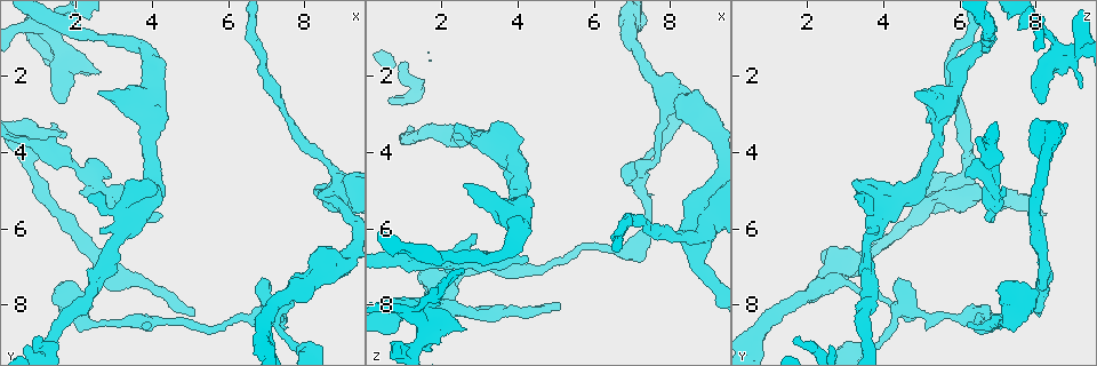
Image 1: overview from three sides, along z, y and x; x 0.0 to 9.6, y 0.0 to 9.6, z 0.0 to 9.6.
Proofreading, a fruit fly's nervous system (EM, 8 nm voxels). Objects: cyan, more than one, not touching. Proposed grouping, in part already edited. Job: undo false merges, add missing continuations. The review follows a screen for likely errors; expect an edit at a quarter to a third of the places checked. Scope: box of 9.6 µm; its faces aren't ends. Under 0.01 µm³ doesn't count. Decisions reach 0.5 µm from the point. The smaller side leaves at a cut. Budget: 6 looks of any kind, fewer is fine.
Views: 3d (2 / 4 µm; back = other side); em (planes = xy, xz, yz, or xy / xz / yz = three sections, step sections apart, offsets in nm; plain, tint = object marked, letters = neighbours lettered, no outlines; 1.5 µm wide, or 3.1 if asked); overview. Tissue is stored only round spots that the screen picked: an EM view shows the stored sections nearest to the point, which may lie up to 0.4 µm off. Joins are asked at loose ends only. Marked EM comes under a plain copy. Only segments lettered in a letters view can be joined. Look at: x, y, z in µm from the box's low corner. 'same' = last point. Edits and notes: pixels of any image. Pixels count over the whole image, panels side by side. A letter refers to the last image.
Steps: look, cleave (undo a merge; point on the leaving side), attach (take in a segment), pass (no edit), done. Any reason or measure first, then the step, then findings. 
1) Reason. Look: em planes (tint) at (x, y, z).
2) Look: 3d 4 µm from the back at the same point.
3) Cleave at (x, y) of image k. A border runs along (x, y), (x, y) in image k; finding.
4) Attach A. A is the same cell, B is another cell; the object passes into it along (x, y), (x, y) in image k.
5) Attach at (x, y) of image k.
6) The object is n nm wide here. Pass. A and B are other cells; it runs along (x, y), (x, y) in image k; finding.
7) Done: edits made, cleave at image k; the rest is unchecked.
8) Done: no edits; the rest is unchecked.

Stops while still wide. Look: em xy step 4 (letters) at (1.55, 7.55, 7.05).

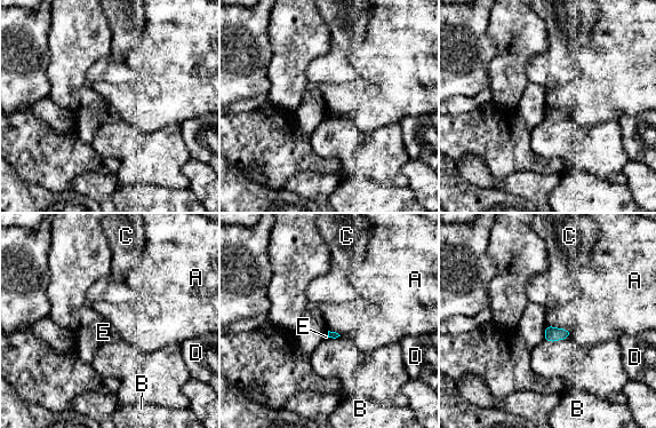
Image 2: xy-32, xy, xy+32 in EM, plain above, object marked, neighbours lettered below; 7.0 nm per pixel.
Pass. A, B, C, D and E are other cells; none of them fits.

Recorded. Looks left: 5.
Sharp bend. Look: 3d 4 µm at (3.85, 8.40, 7.10).

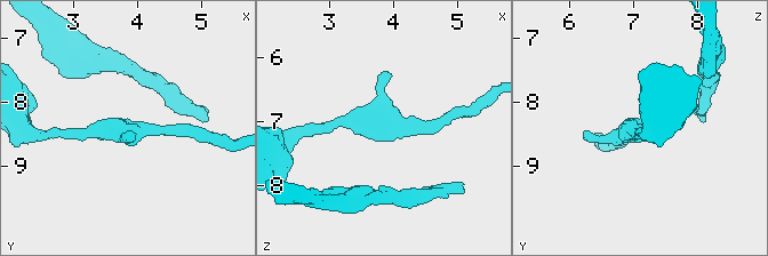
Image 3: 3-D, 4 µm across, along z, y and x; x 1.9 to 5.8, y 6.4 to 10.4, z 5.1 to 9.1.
Now the EM. Look: em xy step 4 (tint) at (3.90, 8.40, 7.05).

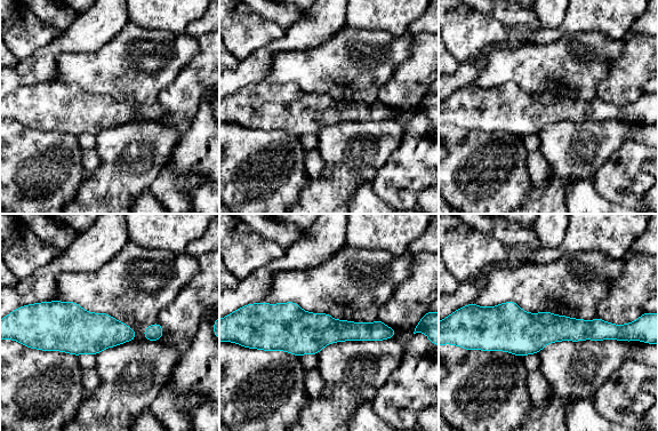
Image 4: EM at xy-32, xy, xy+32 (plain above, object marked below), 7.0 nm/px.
See the neighbours. Look: em xy step 4 (letters) at the same point.

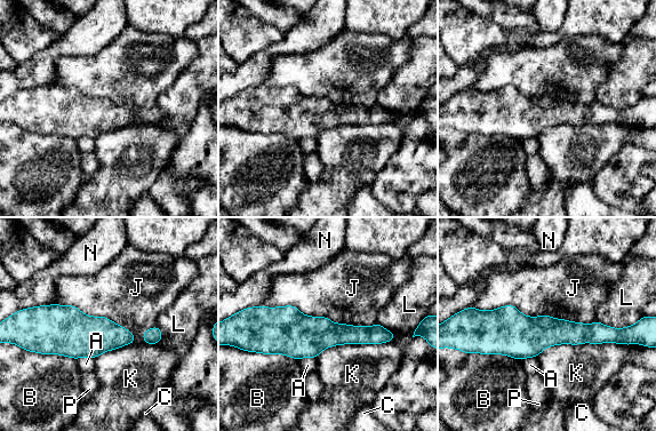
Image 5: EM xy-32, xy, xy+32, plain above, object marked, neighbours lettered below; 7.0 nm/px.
The longest contact is with J, 900 nm. Pass. A, B, C, J, K, L, N and P are other cells; a border runs along (472, 306), (596, 320) in image 5; one neuron here.

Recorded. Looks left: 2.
Free end. Look: 3d 2 µm at (1.40, 3.20, 8.85).

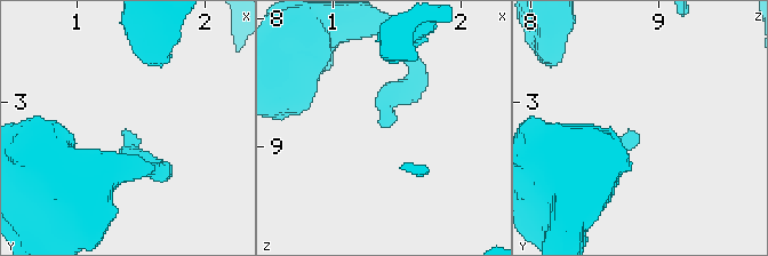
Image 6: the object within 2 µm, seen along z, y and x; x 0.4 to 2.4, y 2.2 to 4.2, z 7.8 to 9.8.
Look: em planes (letters) at (1.38, 3.26, 8.80).

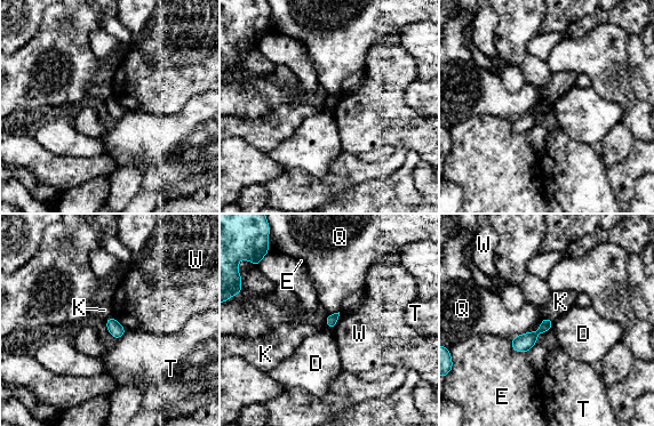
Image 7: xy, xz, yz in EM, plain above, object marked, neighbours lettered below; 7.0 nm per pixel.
The longest contact is with E, 150 nm. Pass. D, E, K, Q, T and W are other cells; no lettered segment goes on from it.

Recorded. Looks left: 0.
Done: no edits; the rest is unchecked.

